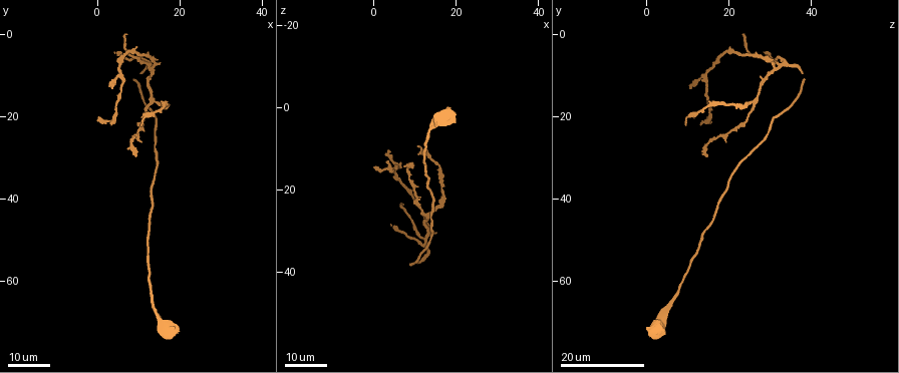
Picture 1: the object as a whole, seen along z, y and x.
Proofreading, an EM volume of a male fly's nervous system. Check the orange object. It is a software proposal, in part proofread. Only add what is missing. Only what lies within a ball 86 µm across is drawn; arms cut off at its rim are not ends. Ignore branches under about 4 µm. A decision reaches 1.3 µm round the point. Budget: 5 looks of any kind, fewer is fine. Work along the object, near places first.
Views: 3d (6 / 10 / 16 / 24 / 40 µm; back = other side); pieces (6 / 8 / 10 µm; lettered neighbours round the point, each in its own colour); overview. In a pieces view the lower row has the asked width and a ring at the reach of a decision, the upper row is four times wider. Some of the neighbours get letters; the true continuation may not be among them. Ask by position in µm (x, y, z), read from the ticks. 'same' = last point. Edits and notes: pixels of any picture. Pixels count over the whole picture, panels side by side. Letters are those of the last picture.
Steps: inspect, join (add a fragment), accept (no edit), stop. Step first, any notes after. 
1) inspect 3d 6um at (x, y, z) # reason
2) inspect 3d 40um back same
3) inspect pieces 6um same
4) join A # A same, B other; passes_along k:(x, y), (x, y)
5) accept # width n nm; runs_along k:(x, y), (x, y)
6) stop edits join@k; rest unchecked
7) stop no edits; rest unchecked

inspect 3d 24um at (3.0, 13.0, 11.0) # an open end

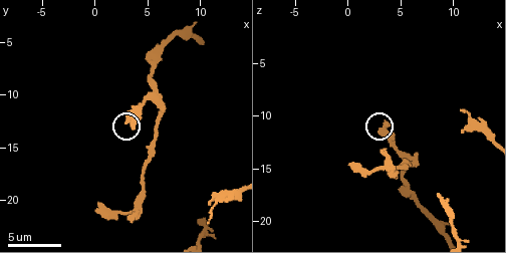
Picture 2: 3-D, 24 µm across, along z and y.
inspect pieces 8um at (3.8, 13.0, 10.6) # see the neighbours

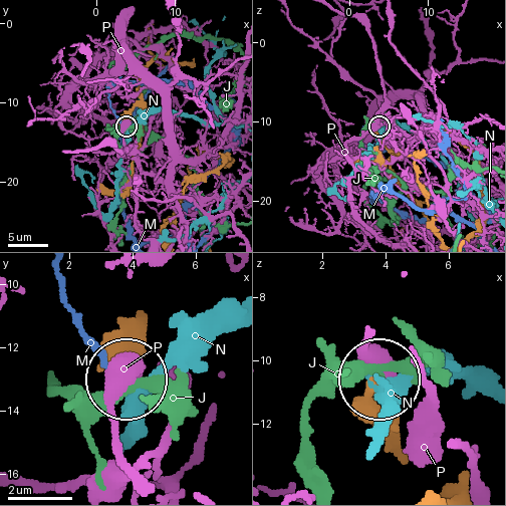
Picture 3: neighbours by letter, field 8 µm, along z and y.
accept # J other, M other, N other, P other; none of them fits

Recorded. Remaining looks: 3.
inspect pieces 8um at (10.6, 22.2, 9.4) # long arm stops here

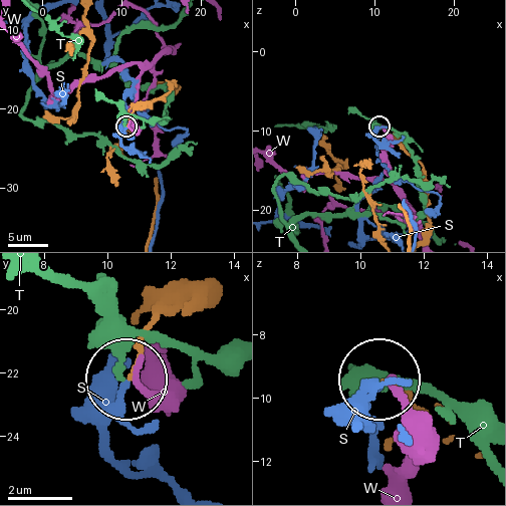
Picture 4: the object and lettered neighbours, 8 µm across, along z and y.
accept # S other, T other, W other; runs_along 4:(188, 287), (142, 340), (134, 370); no lettered fragment goes on from it

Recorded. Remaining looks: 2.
inspect pieces 10um at (0.6, 20.4, 15.0) # branch stops here

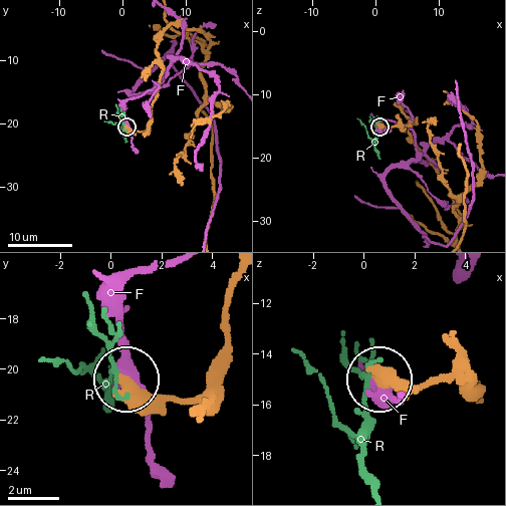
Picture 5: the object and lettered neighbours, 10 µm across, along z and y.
accept # F other, R other; runs_along 5:(236, 284), (228, 361), (208, 388), (182, 401), (125, 384); no lettered fragment goes on from it

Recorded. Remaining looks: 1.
stop no edits; rest unchecked

